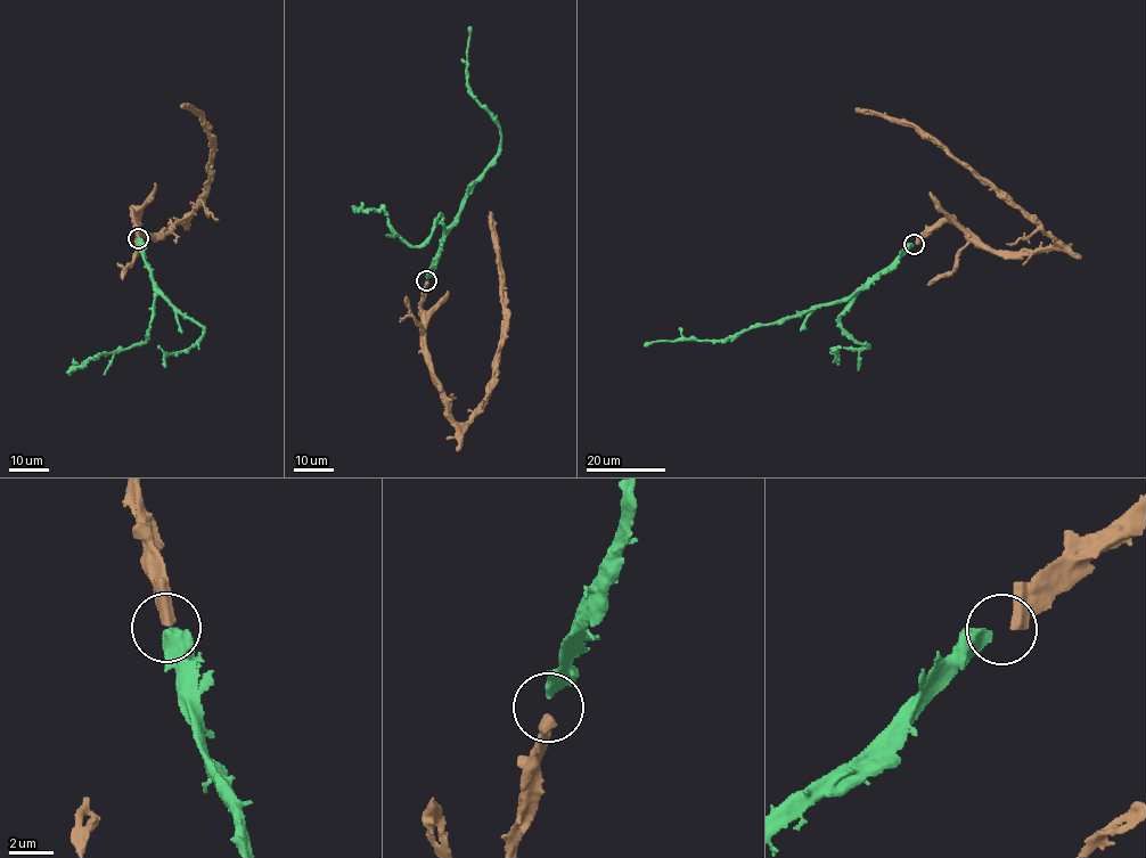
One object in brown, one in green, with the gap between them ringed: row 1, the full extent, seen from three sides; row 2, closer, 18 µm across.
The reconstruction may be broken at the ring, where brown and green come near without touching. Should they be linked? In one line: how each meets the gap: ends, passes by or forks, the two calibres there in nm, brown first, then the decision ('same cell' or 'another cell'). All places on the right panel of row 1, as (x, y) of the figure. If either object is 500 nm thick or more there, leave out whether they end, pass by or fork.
500 nm thick on the brown side, 500 nm on the other; same cell

